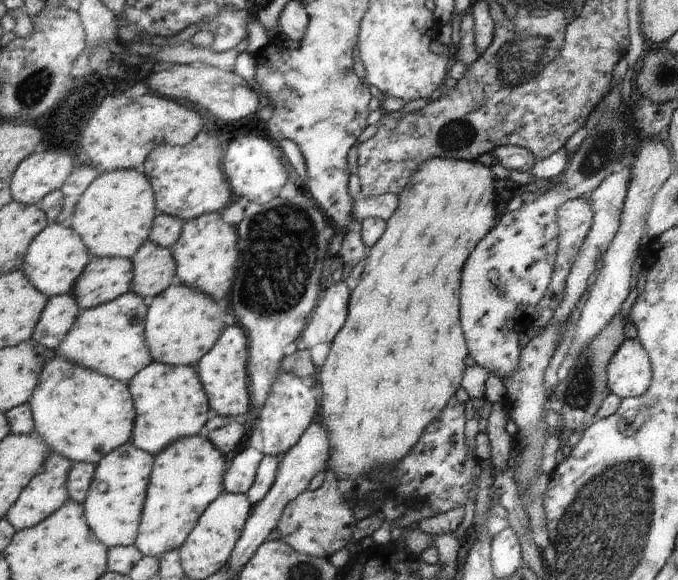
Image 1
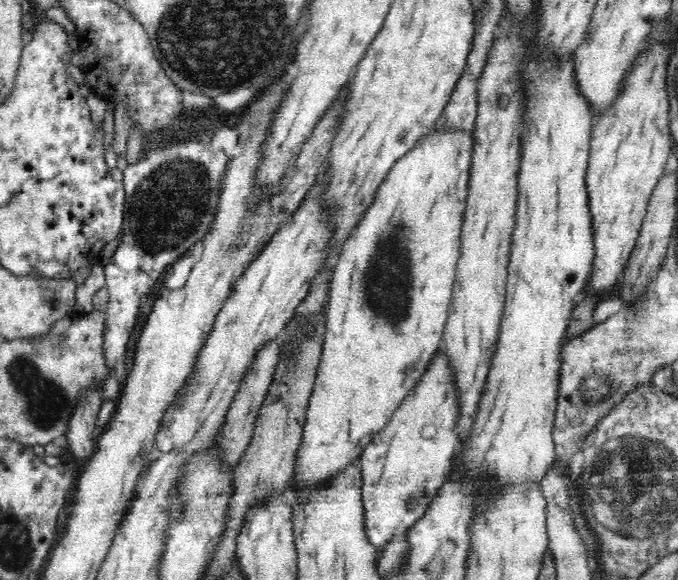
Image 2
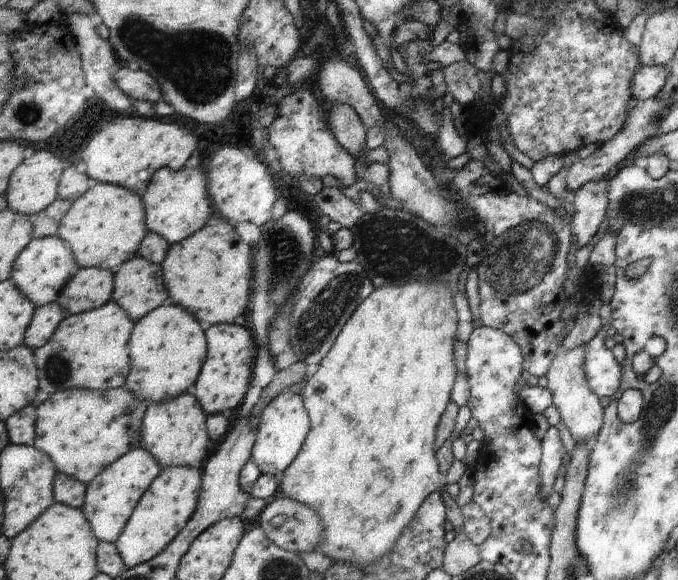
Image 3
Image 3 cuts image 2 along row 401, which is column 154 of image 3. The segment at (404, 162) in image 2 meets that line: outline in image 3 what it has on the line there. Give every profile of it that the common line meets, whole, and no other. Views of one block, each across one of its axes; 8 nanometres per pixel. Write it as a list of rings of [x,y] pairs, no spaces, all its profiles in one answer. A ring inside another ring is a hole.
[[[168,301],[136,321],[129,349],[132,369],[124,388],[149,403],[173,400],[192,391],[202,372],[208,354],[206,326],[183,306]]]

